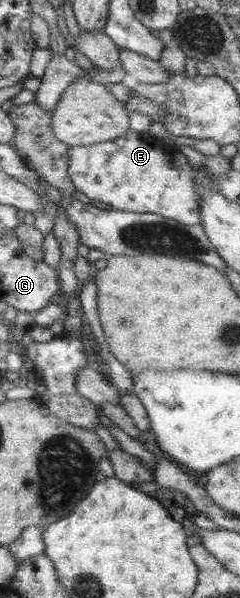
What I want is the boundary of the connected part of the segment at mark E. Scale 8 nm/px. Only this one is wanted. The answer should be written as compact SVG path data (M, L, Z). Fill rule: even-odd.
M130 132L111 141L93 145L70 146L70 178L75 188L90 200L98 200L109 204L111 209L125 210L135 213L158 213L187 225L202 223L202 197L198 185L195 185L196 173L187 161L187 157L179 152L177 146L165 144L163 139L147 132Z

